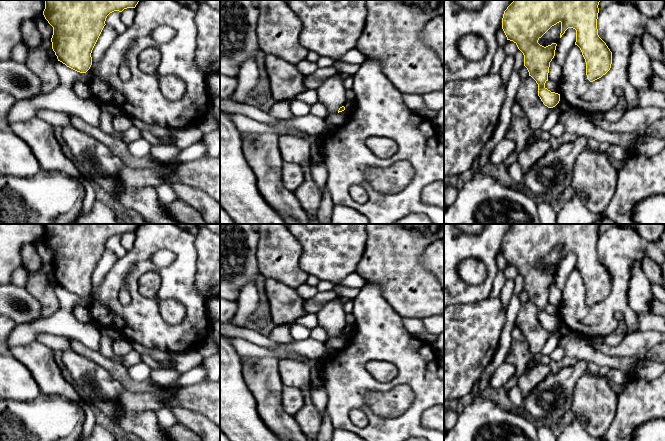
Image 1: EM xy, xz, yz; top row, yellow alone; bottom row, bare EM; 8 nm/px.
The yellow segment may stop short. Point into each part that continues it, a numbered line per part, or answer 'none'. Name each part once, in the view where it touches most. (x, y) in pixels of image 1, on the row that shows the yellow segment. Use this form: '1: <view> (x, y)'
none

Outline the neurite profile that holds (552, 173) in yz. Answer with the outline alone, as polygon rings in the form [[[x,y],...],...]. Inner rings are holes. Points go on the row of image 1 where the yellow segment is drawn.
[[[578,136],[573,142],[557,149],[551,148],[532,168],[523,173],[526,189],[536,196],[551,193],[561,195],[572,182],[573,165],[580,153],[588,147],[588,138]]]

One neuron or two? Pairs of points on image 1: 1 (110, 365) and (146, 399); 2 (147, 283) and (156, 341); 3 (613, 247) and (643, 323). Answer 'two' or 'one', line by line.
1: two
2: two
3: two

